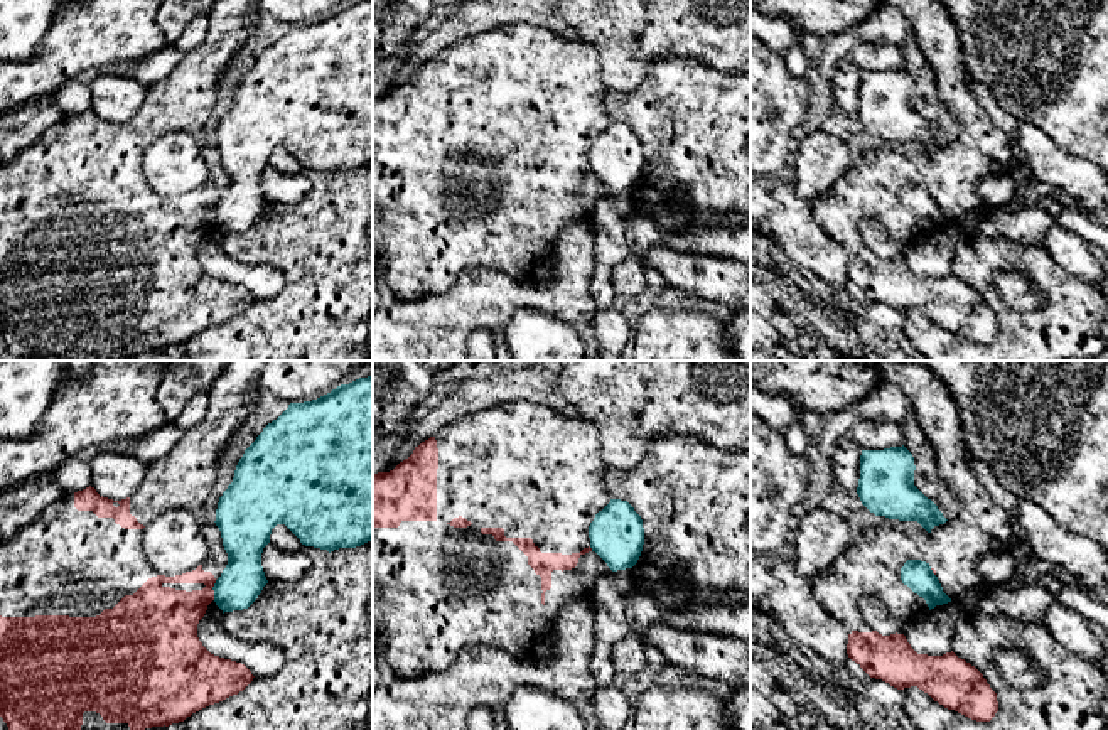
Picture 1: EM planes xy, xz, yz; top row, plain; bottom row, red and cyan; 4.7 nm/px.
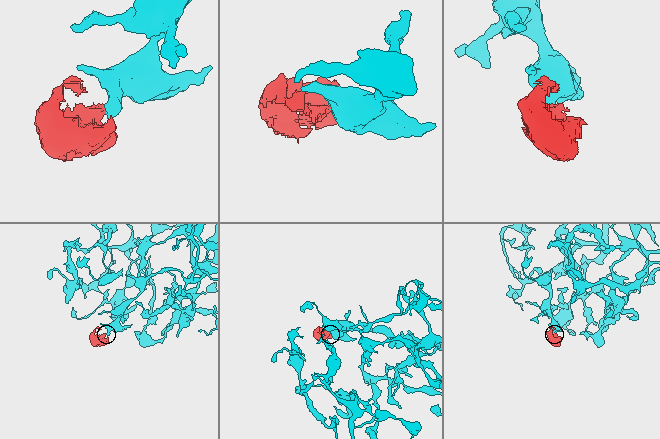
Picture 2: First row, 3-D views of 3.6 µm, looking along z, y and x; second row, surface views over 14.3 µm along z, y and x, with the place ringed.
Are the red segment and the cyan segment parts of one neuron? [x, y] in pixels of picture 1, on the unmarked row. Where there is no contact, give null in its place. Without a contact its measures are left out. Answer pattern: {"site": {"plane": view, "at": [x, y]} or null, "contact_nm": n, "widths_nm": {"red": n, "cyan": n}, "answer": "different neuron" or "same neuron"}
{"site": {"plane": "xy", "at": [213, 213]}, "contact_nm": 100, "widths_nm": {"red": 280, "cyan": 200}, "answer": "different neuron"}

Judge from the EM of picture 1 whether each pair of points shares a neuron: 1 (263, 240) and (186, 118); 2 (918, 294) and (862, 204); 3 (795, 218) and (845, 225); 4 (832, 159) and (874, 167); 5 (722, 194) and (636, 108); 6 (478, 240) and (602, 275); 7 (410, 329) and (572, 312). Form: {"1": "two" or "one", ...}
{"1": "two", "2": "one", "3": "two", "4": "two", "5": "one", "6": "two", "7": "one"}

